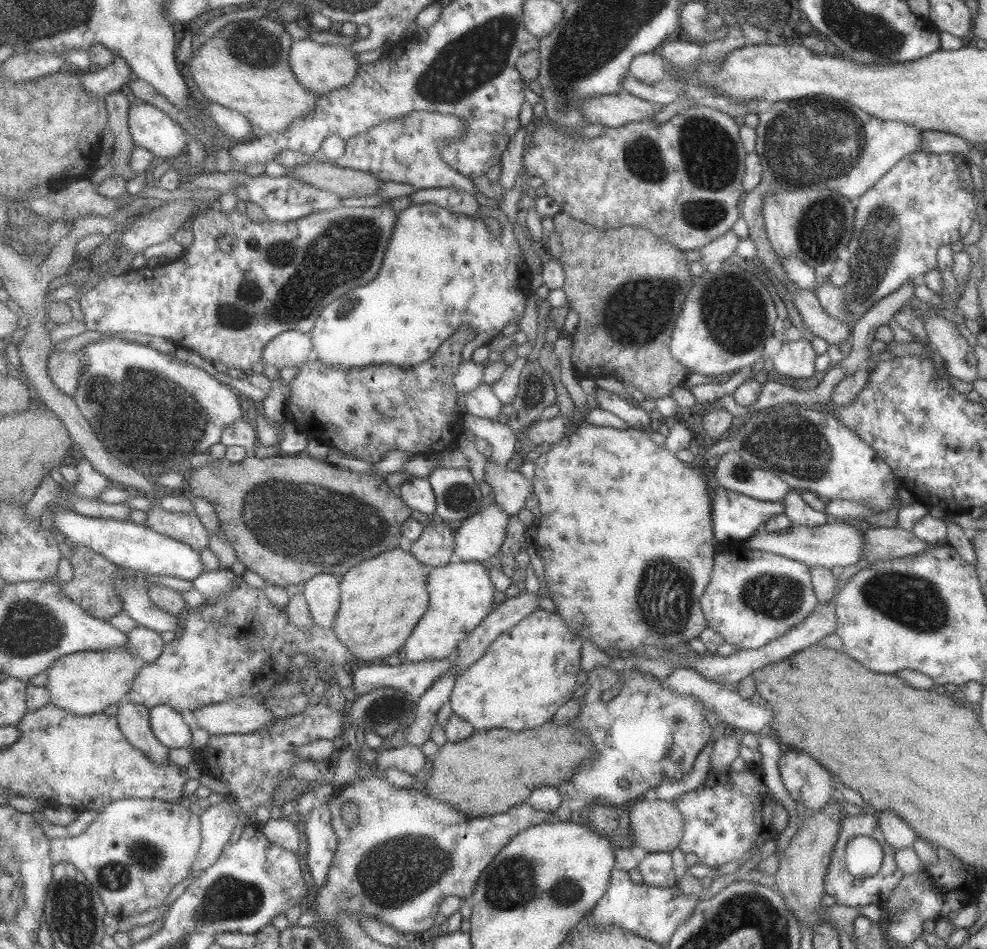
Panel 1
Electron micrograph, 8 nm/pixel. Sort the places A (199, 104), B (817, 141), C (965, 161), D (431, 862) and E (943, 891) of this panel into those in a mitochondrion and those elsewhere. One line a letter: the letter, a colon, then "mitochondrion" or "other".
A: other
B: mitochondrion
C: other
D: mitochondrion
E: other

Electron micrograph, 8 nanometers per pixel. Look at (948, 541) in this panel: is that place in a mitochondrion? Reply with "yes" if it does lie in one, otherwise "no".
no

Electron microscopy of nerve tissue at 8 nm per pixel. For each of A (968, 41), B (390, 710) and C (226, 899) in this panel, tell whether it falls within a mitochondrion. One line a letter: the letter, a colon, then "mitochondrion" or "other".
A: other
B: mitochondrion
C: mitochondrion

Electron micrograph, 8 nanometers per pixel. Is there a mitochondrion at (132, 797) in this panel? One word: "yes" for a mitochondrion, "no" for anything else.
no

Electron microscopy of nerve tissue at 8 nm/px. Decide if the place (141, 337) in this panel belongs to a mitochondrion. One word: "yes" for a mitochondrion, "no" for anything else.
no

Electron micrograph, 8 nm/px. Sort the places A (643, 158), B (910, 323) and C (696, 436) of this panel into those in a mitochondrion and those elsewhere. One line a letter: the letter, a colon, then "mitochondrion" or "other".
A: mitochondrion
B: other
C: other

